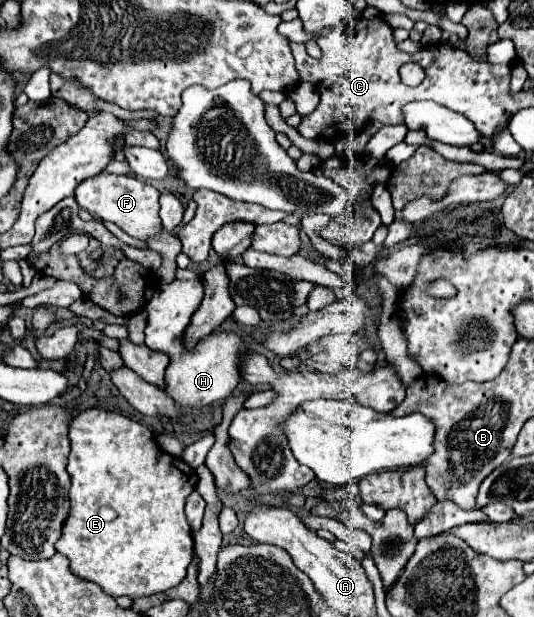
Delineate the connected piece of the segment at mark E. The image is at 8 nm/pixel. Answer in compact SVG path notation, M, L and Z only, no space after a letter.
M108 409L82 411L70 425L70 443L72 443L72 451L68 455L68 473L70 473L70 479L72 479L70 515L64 521L62 537L56 541L56 551L70 559L70 571L74 571L74 575L78 575L80 579L86 579L86 581L92 581L92 583L100 585L102 591L106 591L112 597L126 595L130 599L138 599L138 597L162 593L170 587L176 587L186 577L186 567L190 565L190 561L194 557L194 539L192 539L192 529L190 529L190 525L186 521L186 515L184 515L184 505L186 505L186 497L196 487L196 481L198 481L196 471L190 465L186 465L180 457L172 457L166 451L162 451L156 443L154 433L148 427L124 417L122 413L108 411Z

